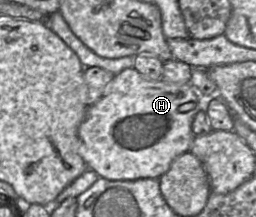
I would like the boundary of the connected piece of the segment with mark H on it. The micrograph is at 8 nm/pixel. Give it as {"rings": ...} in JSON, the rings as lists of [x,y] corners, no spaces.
{"rings":[[[134,67],[125,69],[109,82],[102,97],[89,106],[78,129],[78,153],[88,169],[108,180],[159,179],[178,156],[189,151],[195,137],[191,130],[193,118],[197,112],[206,110],[211,98],[215,97],[205,96],[191,83],[149,80]]]}

